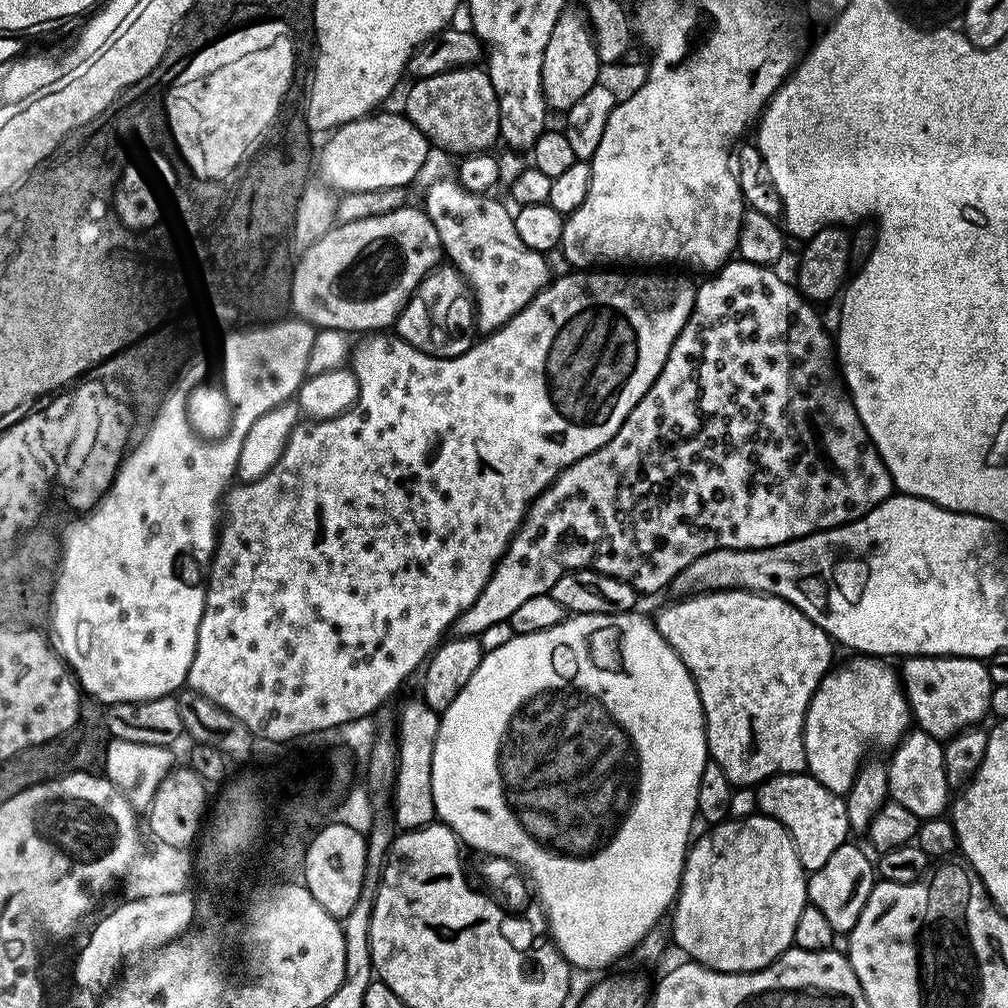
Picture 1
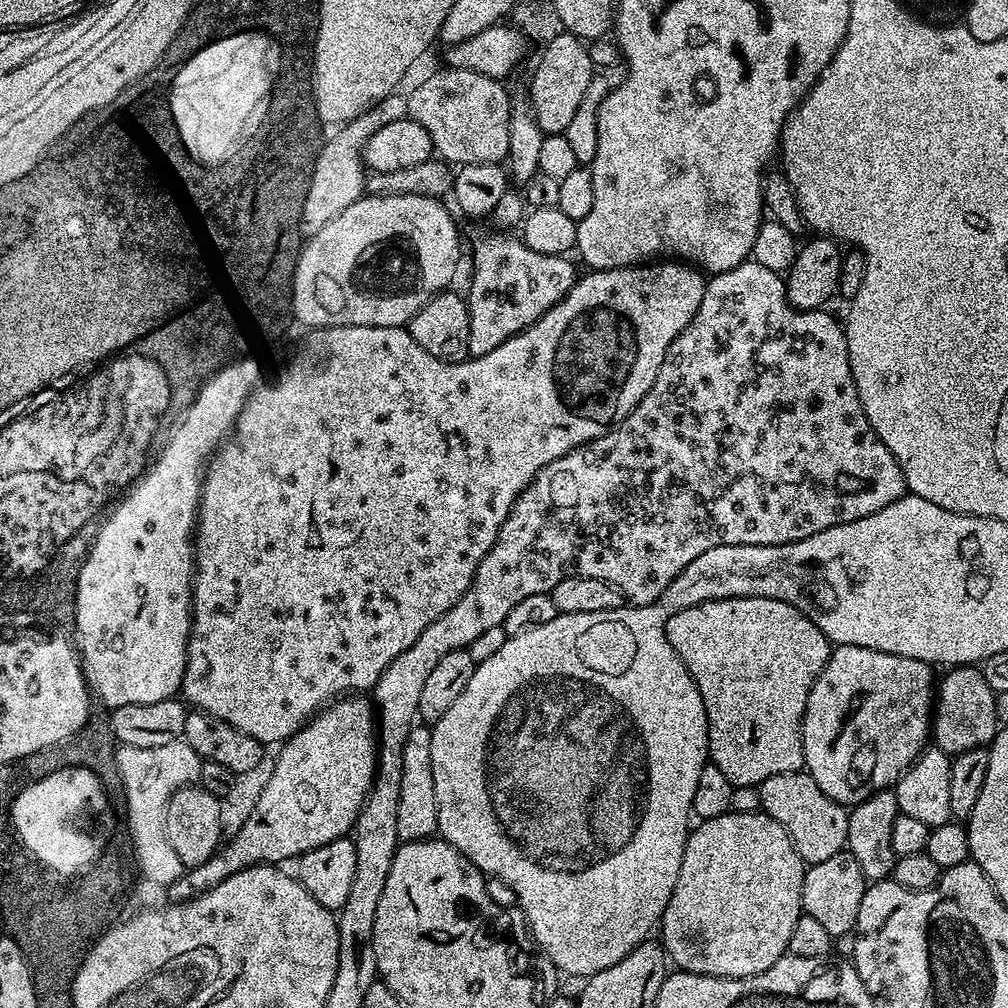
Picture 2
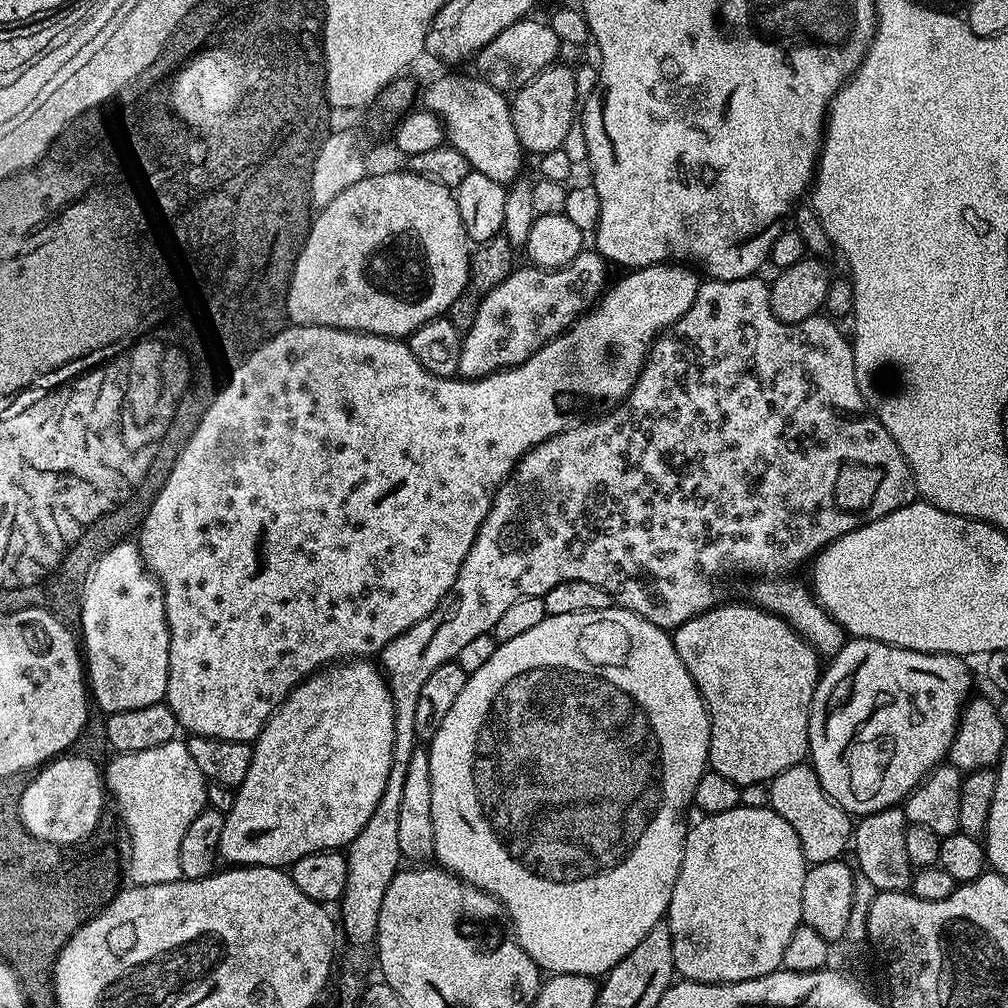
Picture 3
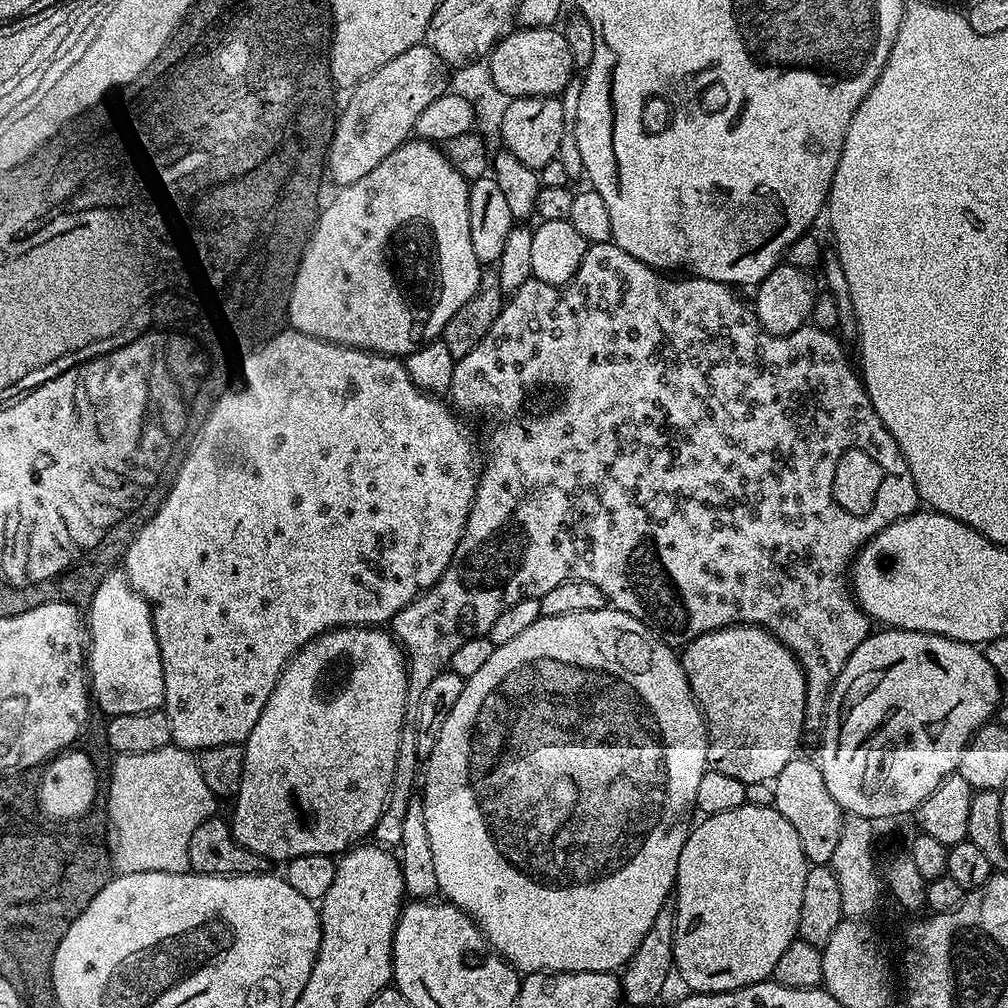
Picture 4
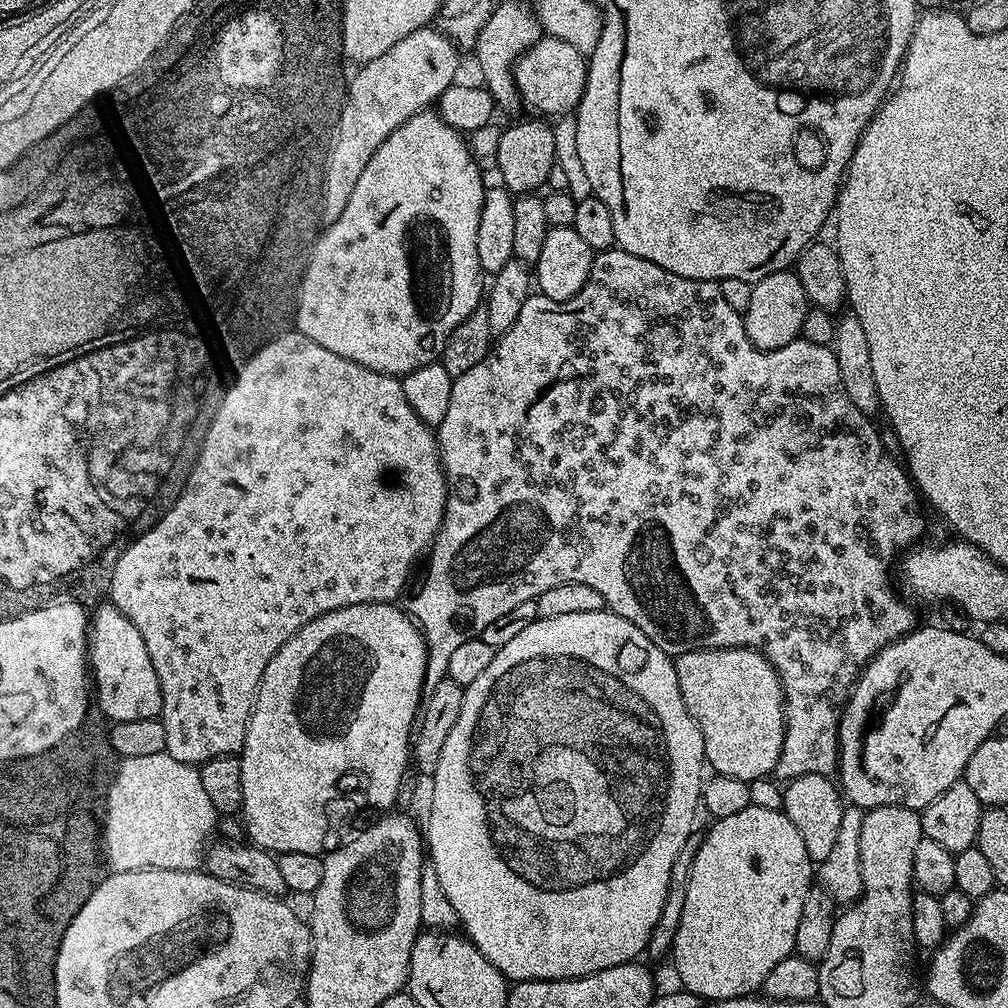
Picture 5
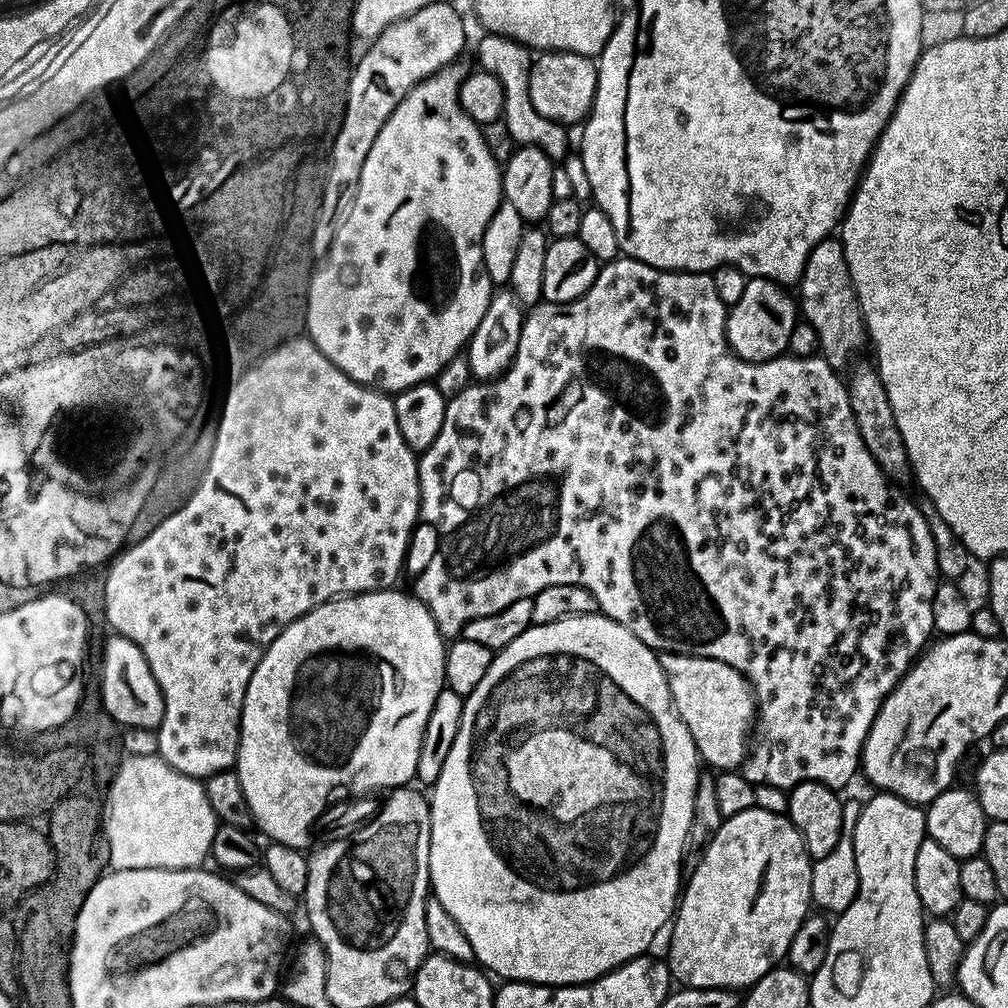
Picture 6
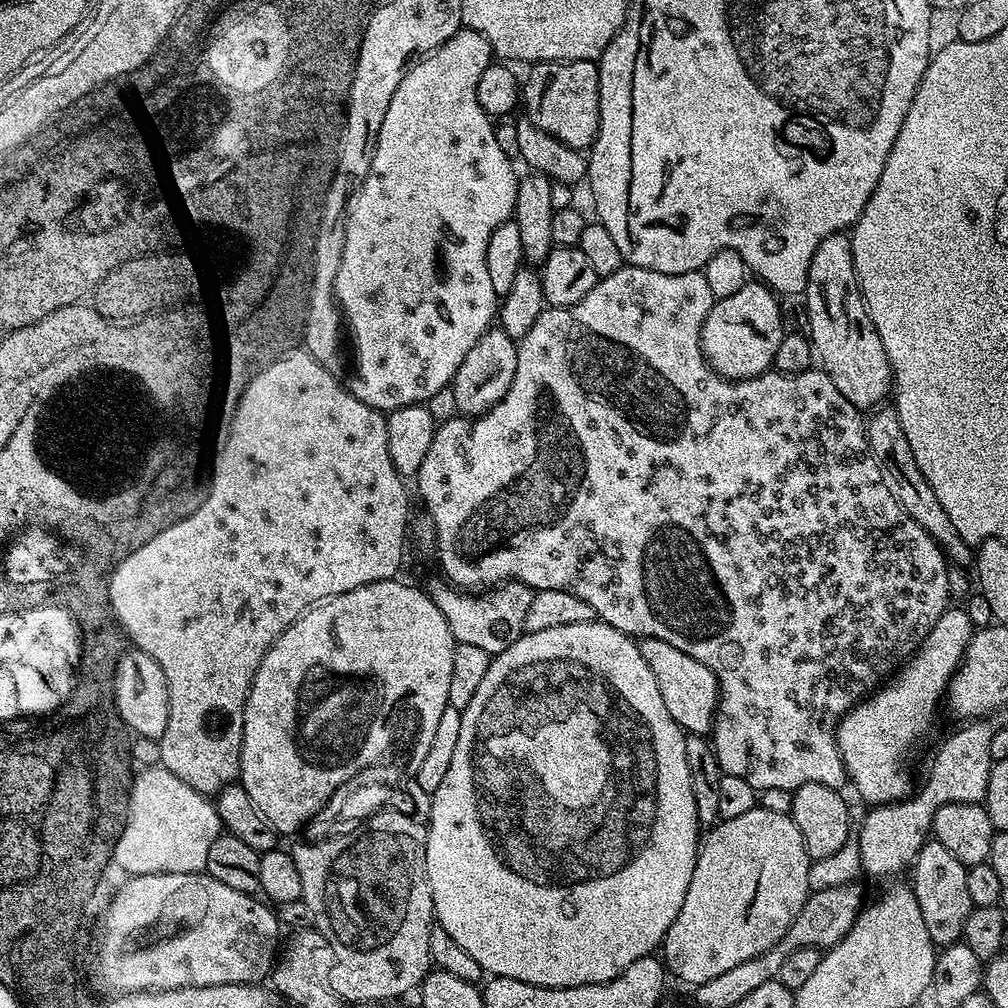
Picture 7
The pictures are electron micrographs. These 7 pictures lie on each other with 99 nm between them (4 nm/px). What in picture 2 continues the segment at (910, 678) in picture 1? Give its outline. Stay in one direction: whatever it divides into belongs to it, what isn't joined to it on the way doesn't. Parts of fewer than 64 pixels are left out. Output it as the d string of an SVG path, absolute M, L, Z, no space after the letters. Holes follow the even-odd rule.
M952 666L938 680L938 695L934 700L931 739L950 757L966 750L988 748L996 736L998 725L994 714L996 693L986 682L983 671L976 666Z

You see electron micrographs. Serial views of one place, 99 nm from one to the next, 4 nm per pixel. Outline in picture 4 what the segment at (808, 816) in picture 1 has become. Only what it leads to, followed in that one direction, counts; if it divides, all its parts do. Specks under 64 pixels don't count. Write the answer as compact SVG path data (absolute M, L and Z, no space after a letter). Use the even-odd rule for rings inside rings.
M797 758L786 762L782 774L774 781L774 806L794 830L798 830L798 838L802 842L802 850L806 854L809 865L828 866L834 858L834 849L838 846L838 837L842 835L842 826L846 813L840 809L838 802L826 787L826 778L822 778L822 770L815 759Z

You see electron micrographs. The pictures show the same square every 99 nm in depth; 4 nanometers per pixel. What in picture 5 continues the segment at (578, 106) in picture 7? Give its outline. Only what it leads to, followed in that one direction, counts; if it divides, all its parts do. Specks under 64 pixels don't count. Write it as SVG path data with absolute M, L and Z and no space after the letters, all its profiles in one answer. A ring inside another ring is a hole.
M553 36L536 41L516 61L516 88L525 105L545 112L551 118L575 113L583 96L588 76L585 53L579 52L570 42L562 42Z

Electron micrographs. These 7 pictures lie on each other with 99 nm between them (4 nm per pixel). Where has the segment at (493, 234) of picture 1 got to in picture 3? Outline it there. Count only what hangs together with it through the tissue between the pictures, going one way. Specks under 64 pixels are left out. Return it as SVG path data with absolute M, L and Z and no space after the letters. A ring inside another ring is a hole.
M595 250L580 252L561 268L527 267L513 267L512 273L502 278L502 282L498 282L498 286L494 286L494 290L490 290L490 294L486 294L486 298L480 303L474 322L463 333L460 342L459 375L461 377L476 380L480 376L499 372L502 368L511 368L514 364L526 362L526 358L533 356L547 340L559 336L574 323L577 316L587 313L588 309L604 295L610 284L609 261Z

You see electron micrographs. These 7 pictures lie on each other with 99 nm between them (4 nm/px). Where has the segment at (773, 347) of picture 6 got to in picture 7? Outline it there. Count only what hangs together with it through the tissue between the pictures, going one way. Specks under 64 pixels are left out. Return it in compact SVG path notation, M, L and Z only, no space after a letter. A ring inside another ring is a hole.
M763 282L751 283L734 289L729 296L724 296L721 300L719 297L713 303L712 309L708 311L708 316L700 331L700 347L704 350L705 360L712 367L712 371L726 380L750 380L754 376L760 376L769 371L773 367L772 359L778 350L778 342L782 342L786 331L784 316L780 313L779 302L781 303L781 301L778 299L777 293Z

